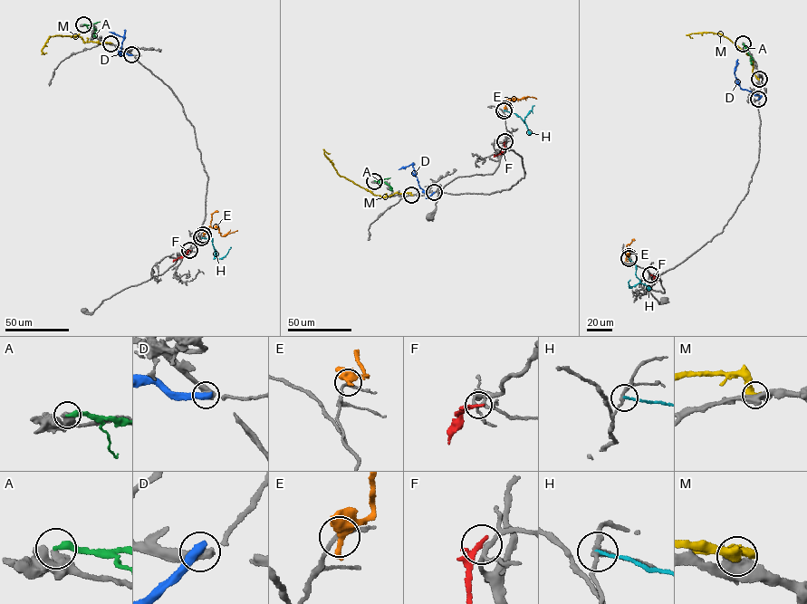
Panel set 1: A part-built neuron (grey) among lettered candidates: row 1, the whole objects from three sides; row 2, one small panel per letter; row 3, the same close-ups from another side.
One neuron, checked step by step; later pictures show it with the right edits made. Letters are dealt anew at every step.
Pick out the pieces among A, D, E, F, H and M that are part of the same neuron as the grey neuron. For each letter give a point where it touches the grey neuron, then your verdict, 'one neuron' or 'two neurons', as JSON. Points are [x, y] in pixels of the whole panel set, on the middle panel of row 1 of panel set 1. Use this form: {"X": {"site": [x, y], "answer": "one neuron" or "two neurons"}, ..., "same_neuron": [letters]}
{"A": {"site": [374, 181], "answer": "two neurons"}, "D": {"site": [434, 192], "answer": "two neurons"}, "E": {"site": [504, 109], "answer": "two neurons"}, "F": {"site": [504, 141], "answer": "two neurons"}, "H": {"site": [504, 110], "answer": "two neurons"}, "M": {"site": [411, 195], "answer": "two neurons"}, "same_neuron": []}

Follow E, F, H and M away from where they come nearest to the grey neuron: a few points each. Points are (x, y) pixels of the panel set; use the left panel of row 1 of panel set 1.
E: (203, 234), (211, 226), (216, 226), (222, 235), (237, 231)
F: (189, 250), (173, 262)
H: (202, 237), (212, 239), (217, 259), (225, 256), (231, 247)
M: (110, 43), (85, 42), (81, 37), (56, 35), (49, 37), (42, 49), (43, 52), (46, 53)

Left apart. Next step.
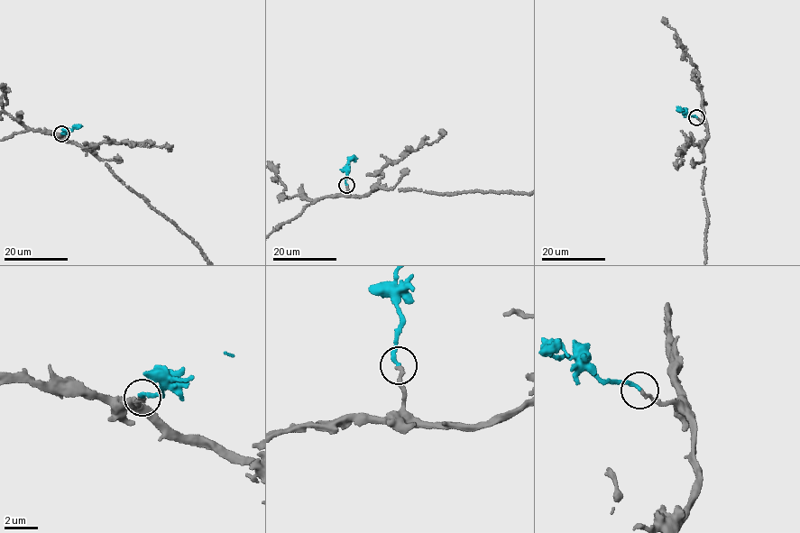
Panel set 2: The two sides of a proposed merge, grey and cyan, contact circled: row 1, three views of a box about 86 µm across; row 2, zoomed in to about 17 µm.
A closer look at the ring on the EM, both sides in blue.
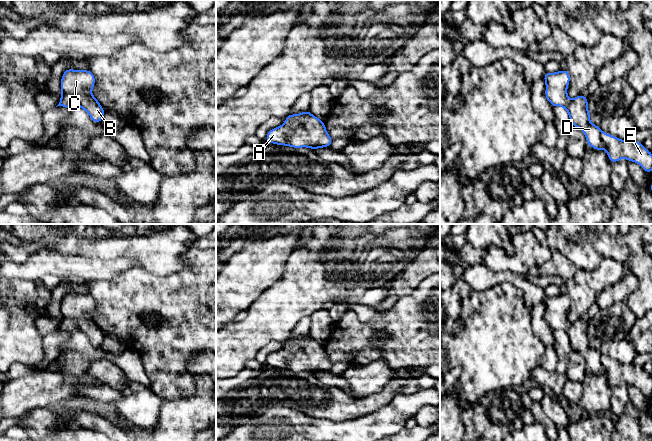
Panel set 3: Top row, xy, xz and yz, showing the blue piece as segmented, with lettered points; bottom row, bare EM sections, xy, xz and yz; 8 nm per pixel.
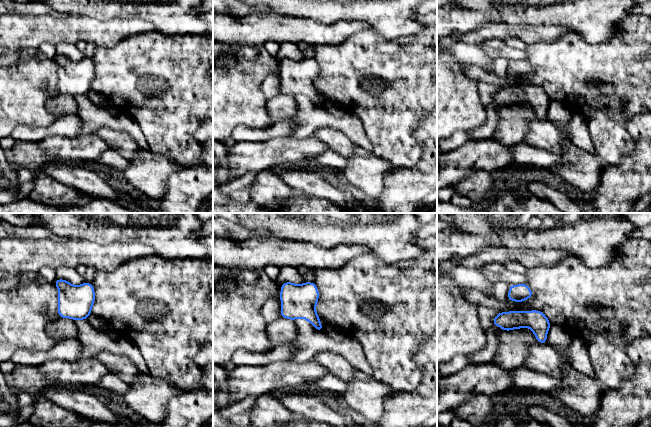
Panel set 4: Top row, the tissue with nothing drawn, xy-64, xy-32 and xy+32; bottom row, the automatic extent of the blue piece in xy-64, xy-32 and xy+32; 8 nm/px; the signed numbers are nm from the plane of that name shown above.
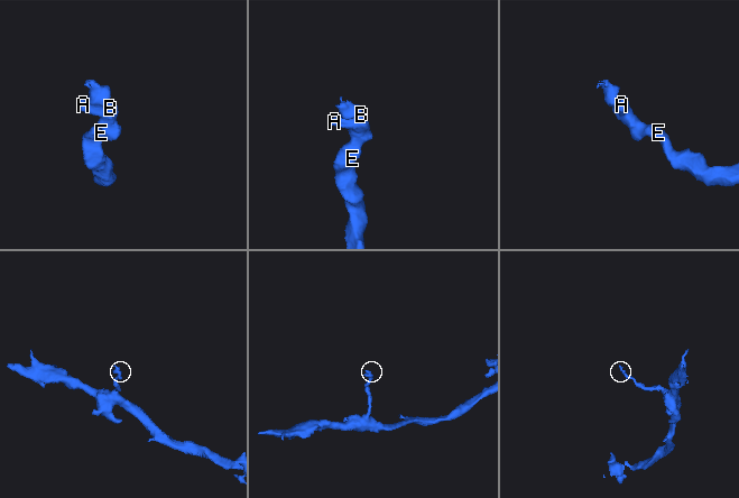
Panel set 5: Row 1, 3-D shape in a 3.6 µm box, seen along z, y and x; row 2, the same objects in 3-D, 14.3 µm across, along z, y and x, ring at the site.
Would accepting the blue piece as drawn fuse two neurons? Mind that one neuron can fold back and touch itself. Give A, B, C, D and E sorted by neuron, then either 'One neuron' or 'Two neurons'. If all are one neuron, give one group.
Groups: A B C D E. One neuron

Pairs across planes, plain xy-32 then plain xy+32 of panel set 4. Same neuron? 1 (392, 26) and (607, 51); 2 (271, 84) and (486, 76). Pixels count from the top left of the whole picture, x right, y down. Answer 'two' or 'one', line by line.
1: two
2: two

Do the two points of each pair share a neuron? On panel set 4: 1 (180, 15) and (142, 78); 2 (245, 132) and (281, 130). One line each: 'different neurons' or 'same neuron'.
1: different neurons
2: same neuron

